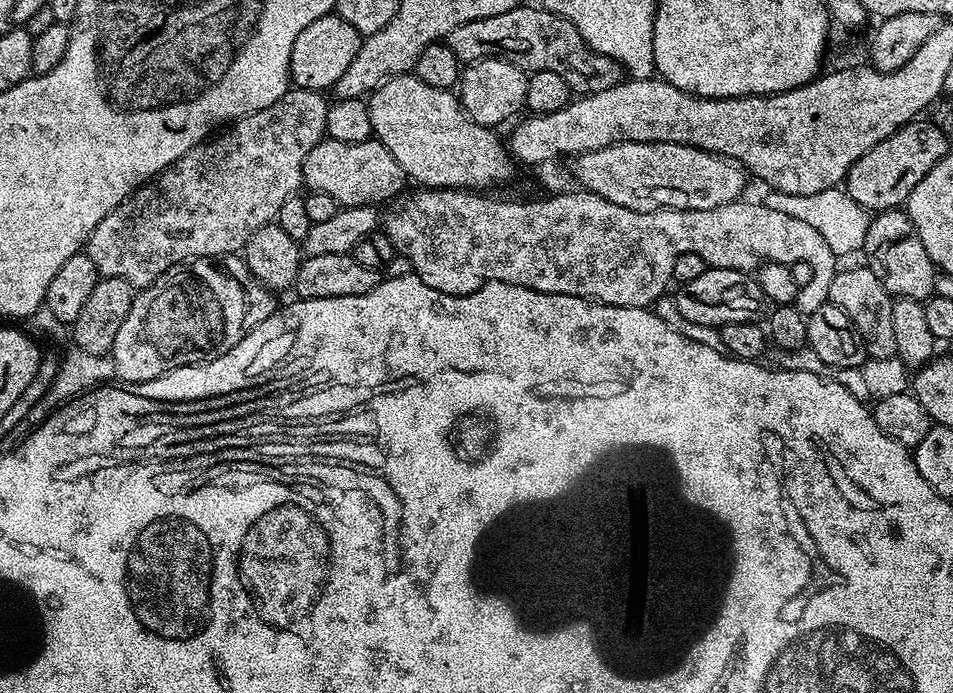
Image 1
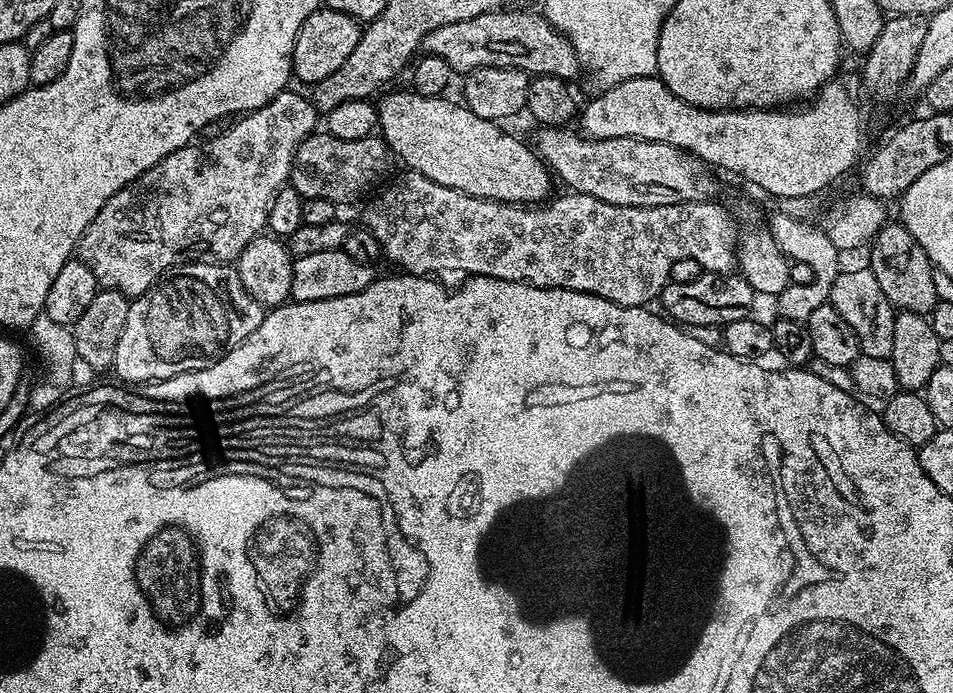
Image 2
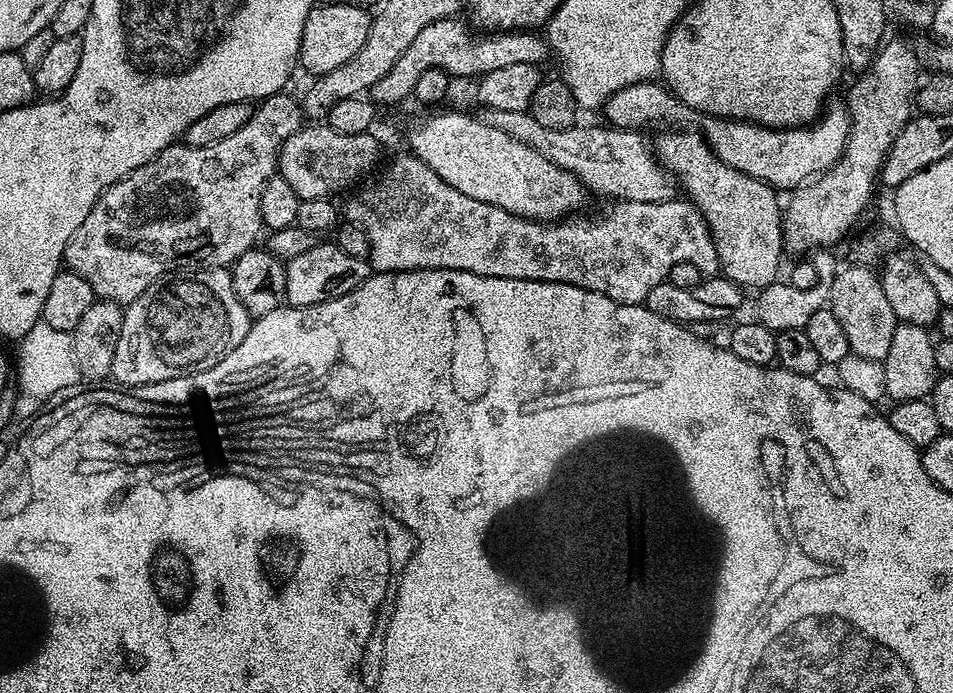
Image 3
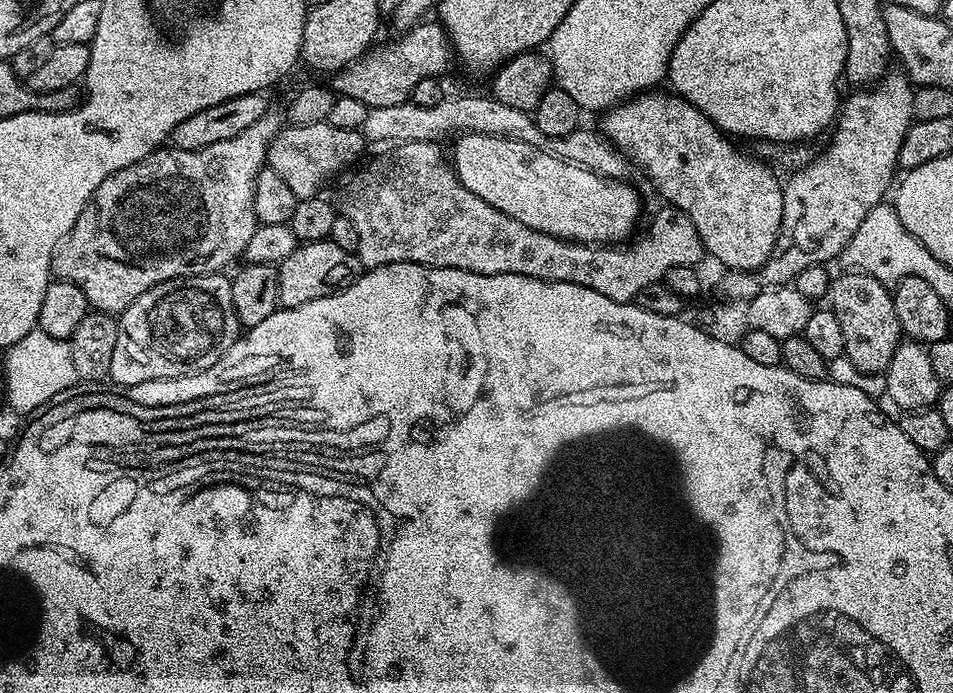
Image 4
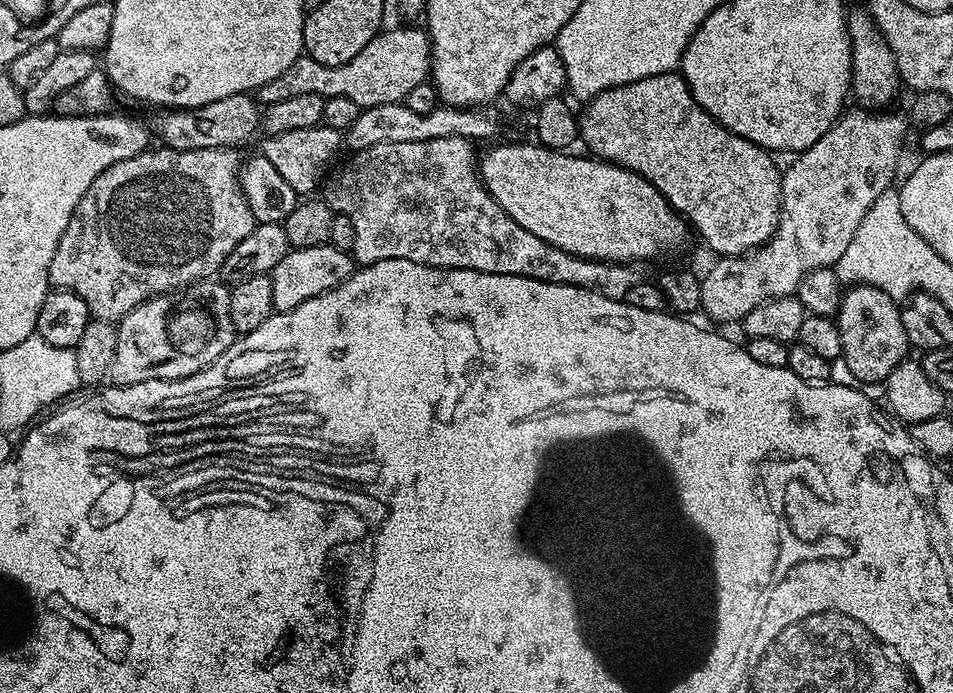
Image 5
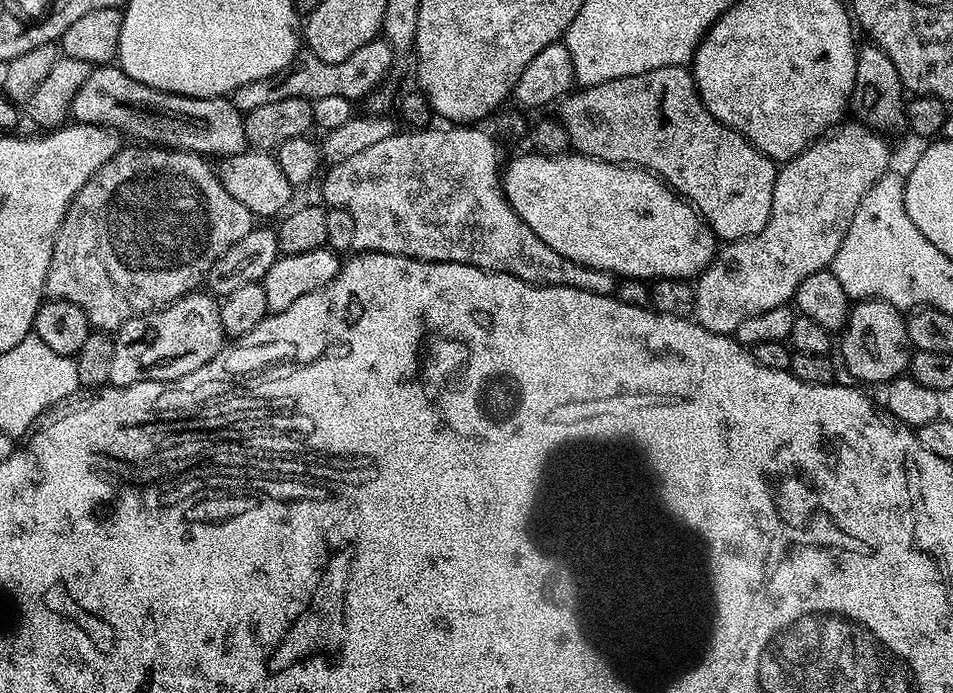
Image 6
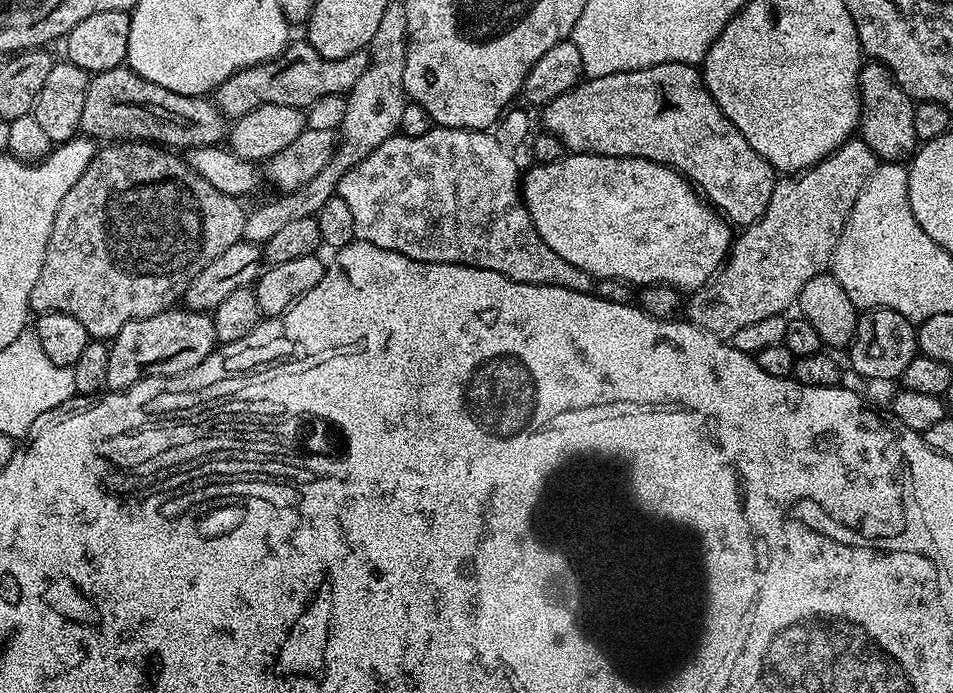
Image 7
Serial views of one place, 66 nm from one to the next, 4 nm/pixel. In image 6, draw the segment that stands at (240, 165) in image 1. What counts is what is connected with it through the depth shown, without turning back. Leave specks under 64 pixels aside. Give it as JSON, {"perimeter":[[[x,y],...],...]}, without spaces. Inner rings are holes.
{"perimeter":[[[159,146],[136,147],[140,148],[121,147],[120,151],[115,152],[88,179],[86,186],[82,186],[82,190],[78,190],[78,194],[72,199],[66,210],[64,221],[56,235],[54,250],[44,283],[45,293],[51,299],[74,302],[74,306],[78,306],[78,310],[82,310],[82,314],[86,314],[88,323],[93,329],[109,334],[119,332],[123,324],[130,322],[130,318],[145,316],[148,312],[155,312],[157,308],[165,308],[168,304],[174,303],[175,300],[181,300],[188,293],[197,291],[205,283],[214,262],[218,262],[218,258],[222,258],[222,254],[226,254],[226,250],[230,250],[230,246],[234,246],[234,242],[242,242],[242,238],[246,238],[246,234],[252,231],[254,227],[252,212],[246,210],[246,206],[242,206],[242,202],[238,202],[238,198],[230,198],[226,186],[220,184],[217,169],[213,165],[211,168],[207,164],[209,161],[203,155],[178,152],[174,149]]]}

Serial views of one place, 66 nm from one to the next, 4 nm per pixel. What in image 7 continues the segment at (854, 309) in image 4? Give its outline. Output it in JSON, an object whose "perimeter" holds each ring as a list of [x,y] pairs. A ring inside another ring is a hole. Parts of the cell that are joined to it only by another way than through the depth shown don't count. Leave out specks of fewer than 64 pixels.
{"perimeter":[[[870,308],[859,313],[854,338],[846,349],[846,355],[852,365],[851,371],[862,376],[865,381],[893,380],[899,381],[900,375],[910,366],[910,362],[918,355],[916,347],[917,325],[911,320],[902,318],[894,310]]]}

